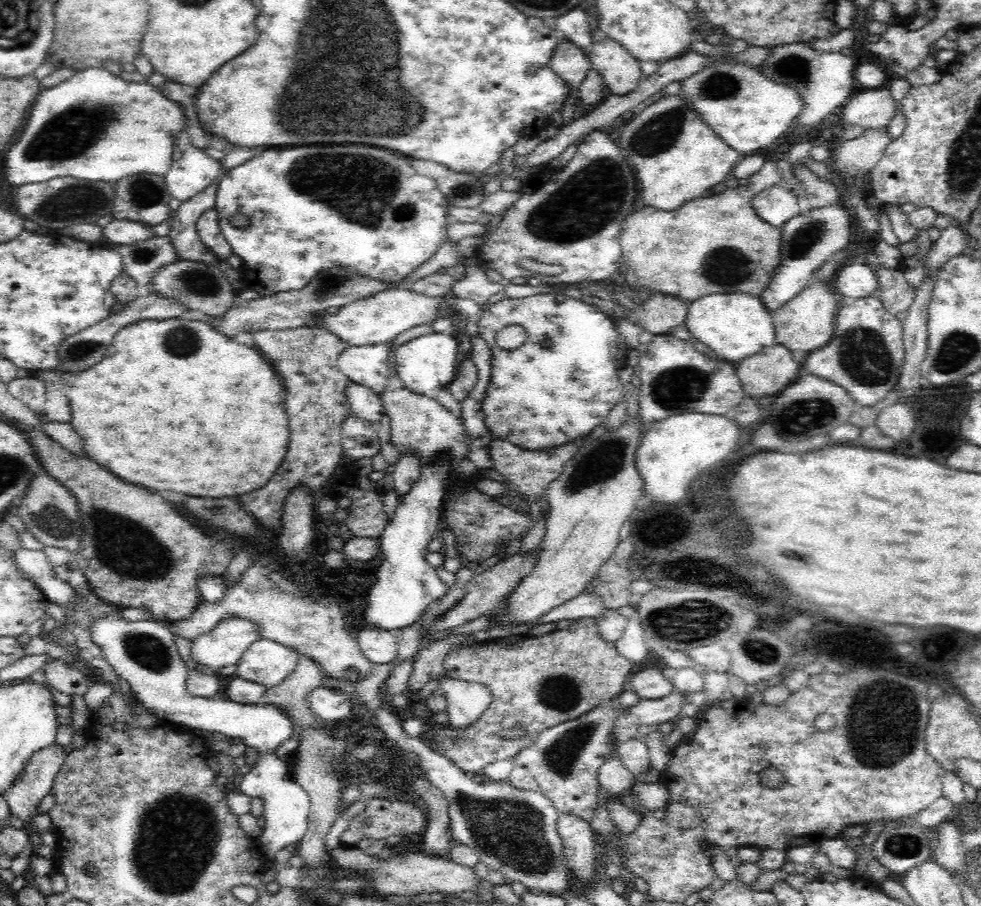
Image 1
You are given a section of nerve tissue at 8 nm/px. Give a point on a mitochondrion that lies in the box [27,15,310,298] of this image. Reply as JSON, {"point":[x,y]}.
{"point":[73,202]}

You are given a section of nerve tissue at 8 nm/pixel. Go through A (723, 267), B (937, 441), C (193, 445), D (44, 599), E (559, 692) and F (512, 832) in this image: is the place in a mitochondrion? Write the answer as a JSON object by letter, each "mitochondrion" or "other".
{"A":"mitochondrion","B":"other","C":"other","D":"other","E":"mitochondrion","F":"mitochondrion"}

